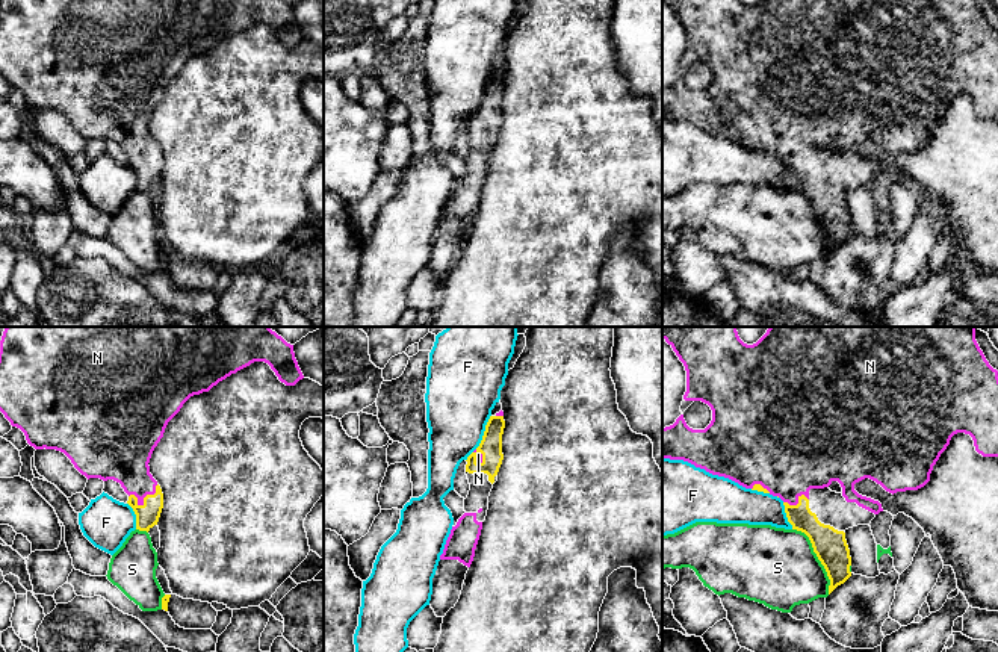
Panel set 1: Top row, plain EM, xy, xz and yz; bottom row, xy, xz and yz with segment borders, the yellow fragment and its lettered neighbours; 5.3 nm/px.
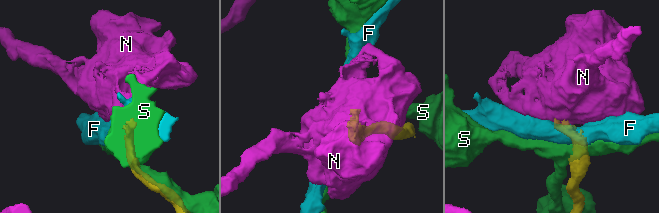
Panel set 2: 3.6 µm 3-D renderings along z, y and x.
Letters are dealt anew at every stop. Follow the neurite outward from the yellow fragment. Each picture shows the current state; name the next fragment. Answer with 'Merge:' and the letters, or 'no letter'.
Merge: N

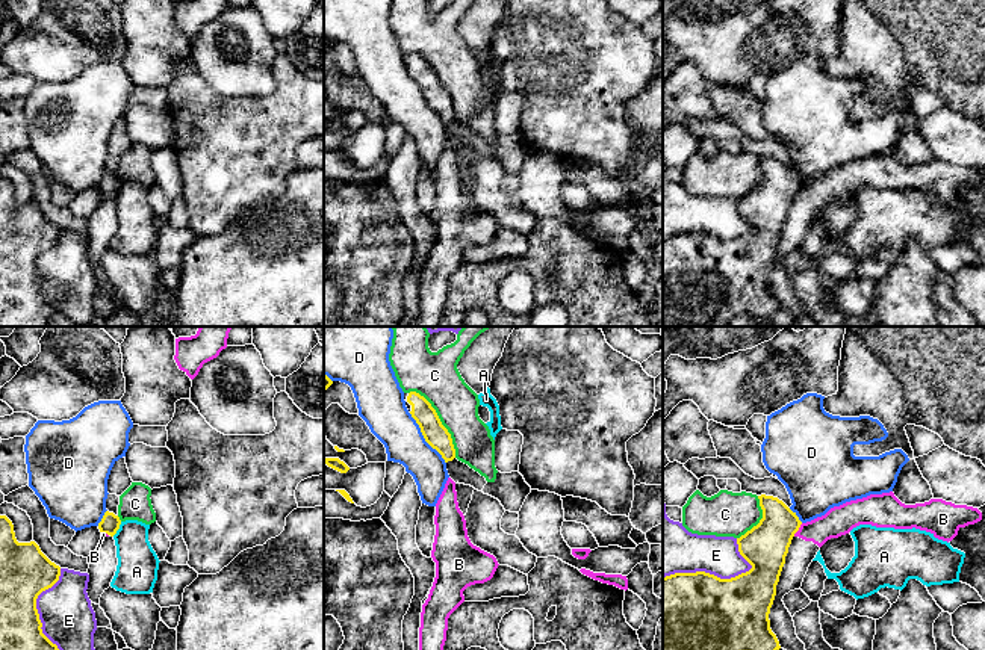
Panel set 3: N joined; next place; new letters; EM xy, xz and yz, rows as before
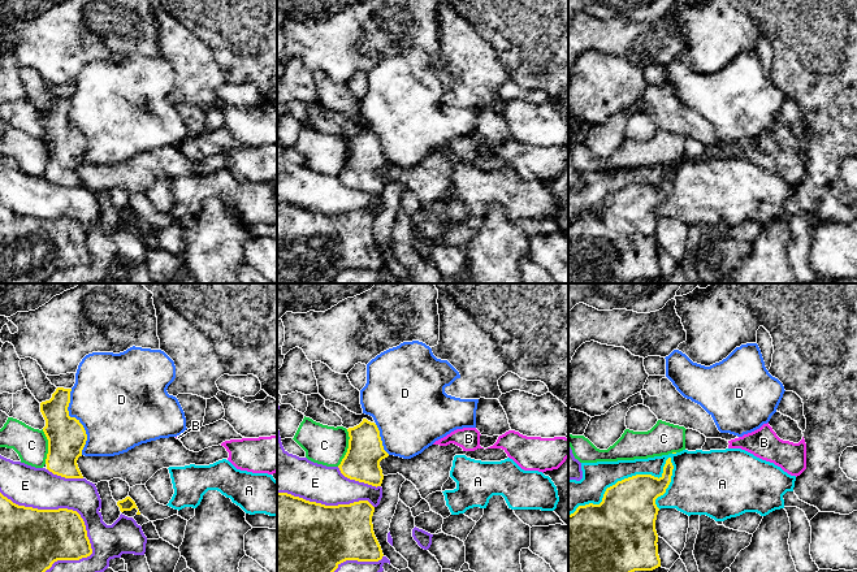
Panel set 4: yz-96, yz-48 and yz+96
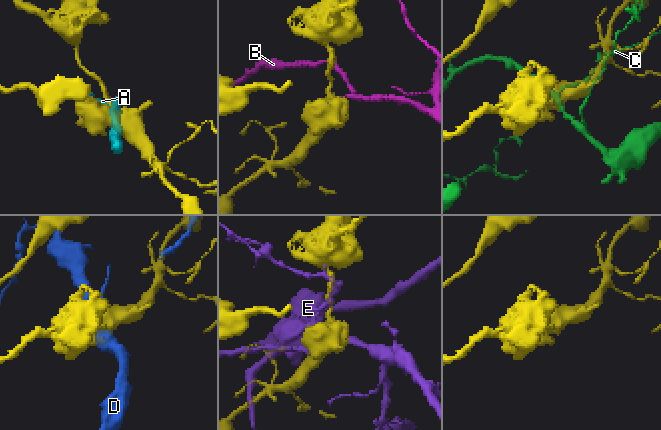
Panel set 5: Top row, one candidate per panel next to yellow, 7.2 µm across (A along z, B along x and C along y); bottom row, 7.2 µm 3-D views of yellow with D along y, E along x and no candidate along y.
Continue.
Merge: no letter

